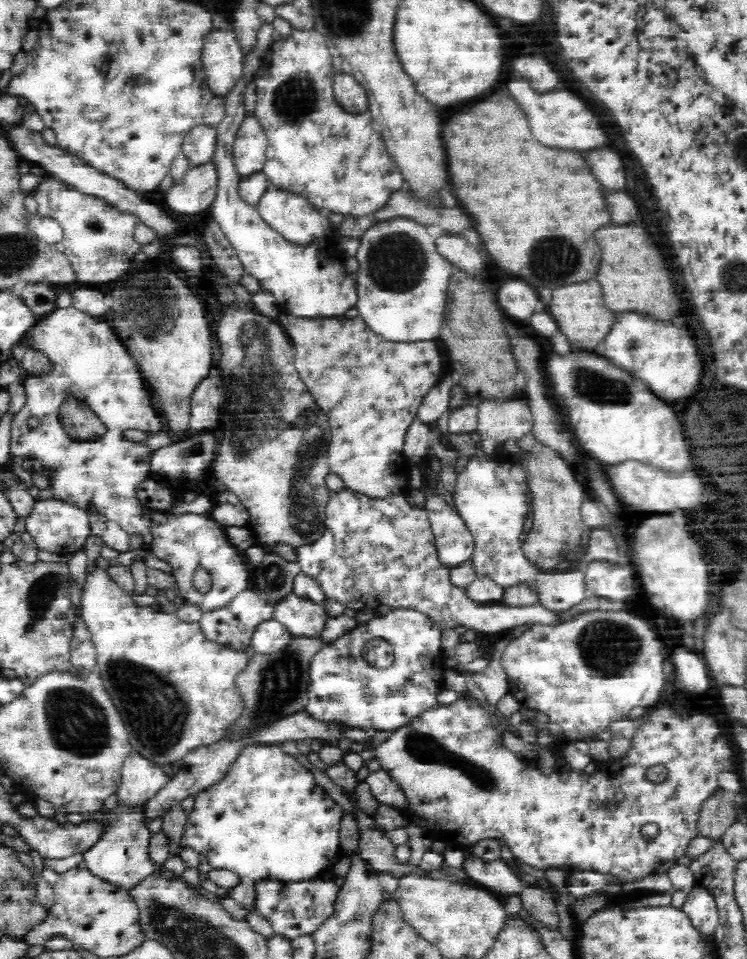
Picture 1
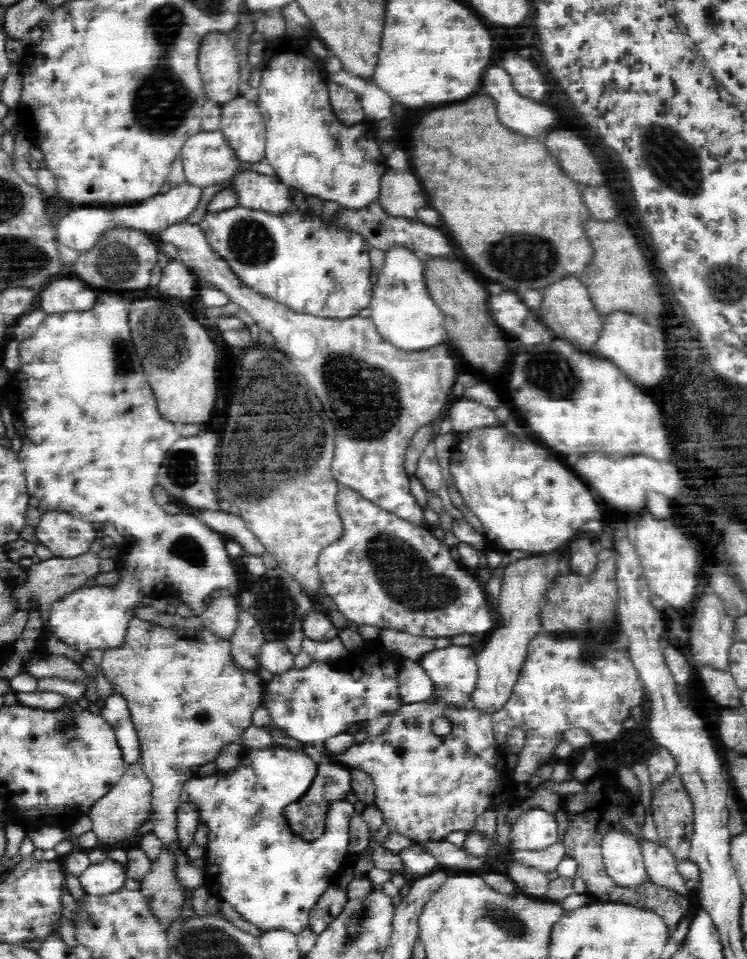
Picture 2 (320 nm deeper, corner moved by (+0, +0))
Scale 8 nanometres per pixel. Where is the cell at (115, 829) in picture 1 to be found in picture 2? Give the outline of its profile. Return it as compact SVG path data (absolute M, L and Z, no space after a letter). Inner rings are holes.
M109 857L98 864L90 863L78 877L82 890L89 895L100 896L124 886L126 869L122 863Z

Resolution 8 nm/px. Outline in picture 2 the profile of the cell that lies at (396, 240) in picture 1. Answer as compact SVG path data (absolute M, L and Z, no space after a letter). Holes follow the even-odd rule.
M404 245L388 247L384 250L383 263L378 269L369 302L371 319L380 336L405 351L427 349L447 340L447 330L443 327L444 315L435 306L424 279L425 260Z

